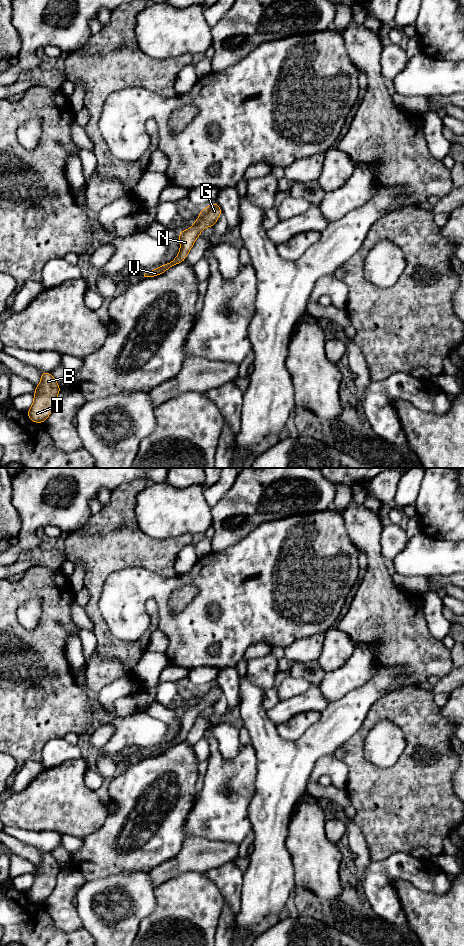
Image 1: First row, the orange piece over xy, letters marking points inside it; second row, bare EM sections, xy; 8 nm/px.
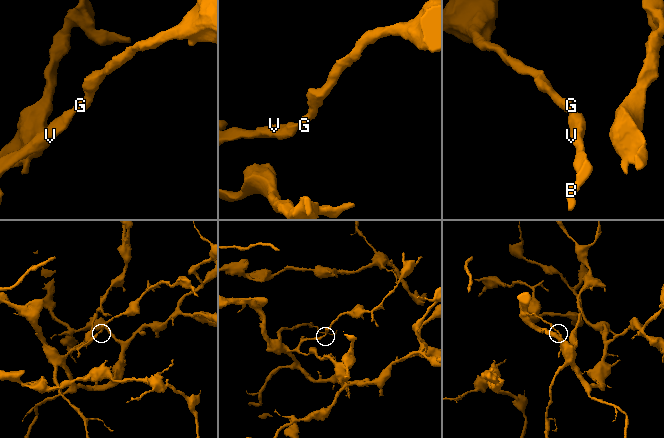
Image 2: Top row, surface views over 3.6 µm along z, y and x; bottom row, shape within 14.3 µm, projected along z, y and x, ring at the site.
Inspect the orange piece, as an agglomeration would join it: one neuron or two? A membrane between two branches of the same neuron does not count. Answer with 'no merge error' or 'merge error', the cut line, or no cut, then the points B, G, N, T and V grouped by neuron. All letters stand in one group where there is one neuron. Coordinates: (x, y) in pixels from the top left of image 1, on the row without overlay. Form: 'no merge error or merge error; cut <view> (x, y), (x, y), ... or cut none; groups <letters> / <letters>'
no merge error; cut none; groups B G N T V

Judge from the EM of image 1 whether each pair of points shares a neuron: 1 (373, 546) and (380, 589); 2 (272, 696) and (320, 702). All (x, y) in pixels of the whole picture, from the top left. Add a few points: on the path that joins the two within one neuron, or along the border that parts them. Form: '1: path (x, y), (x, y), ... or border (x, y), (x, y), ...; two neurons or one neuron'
1: path (374, 557), (376, 578); one neuron
2: border (280, 700), (267, 710); two neurons

